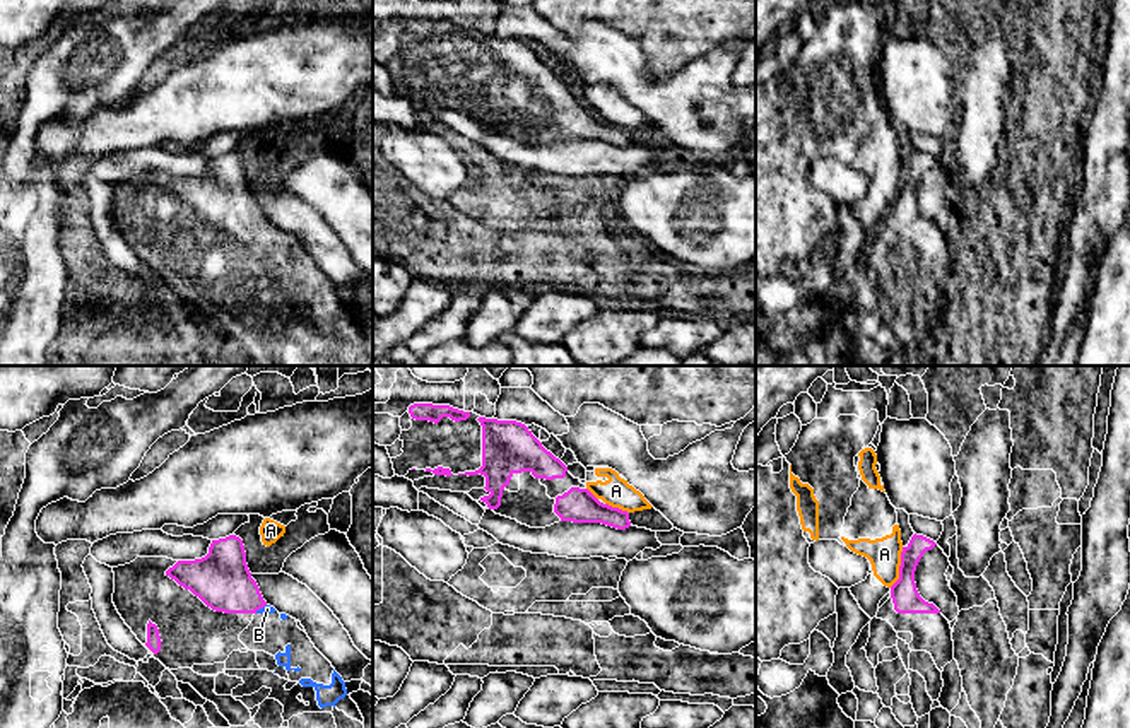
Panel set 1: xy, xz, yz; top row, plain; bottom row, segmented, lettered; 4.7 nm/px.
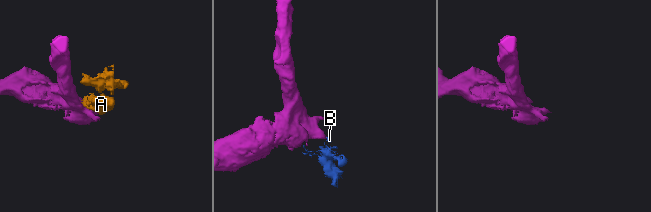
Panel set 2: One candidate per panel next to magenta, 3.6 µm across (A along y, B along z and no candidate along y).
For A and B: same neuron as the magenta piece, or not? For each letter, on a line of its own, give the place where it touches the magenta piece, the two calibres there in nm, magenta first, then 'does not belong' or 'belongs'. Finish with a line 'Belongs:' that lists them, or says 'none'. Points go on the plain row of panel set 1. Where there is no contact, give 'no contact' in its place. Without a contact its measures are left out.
A: contact yz (900, 185); calibres 130 and 160 nm; does not belong
B: contact xy (260, 224); calibres 280 and 50 nm; belongs
Belongs: B

